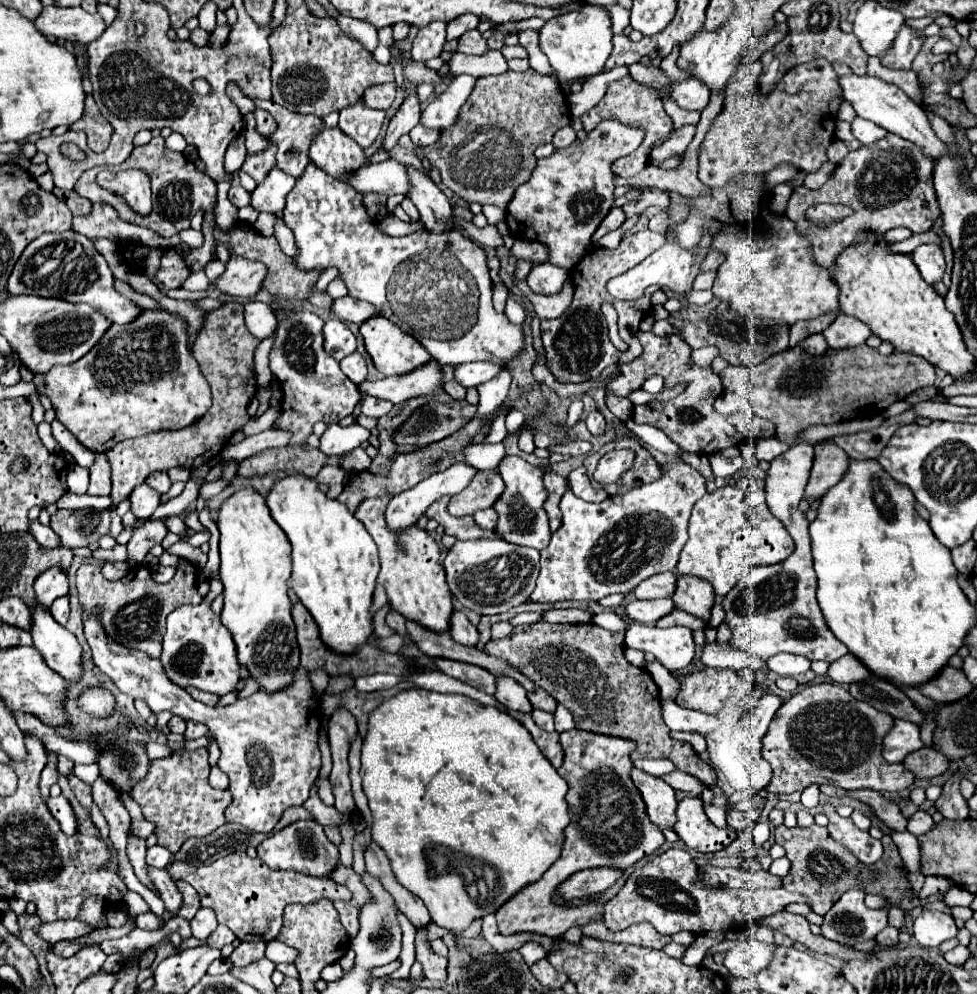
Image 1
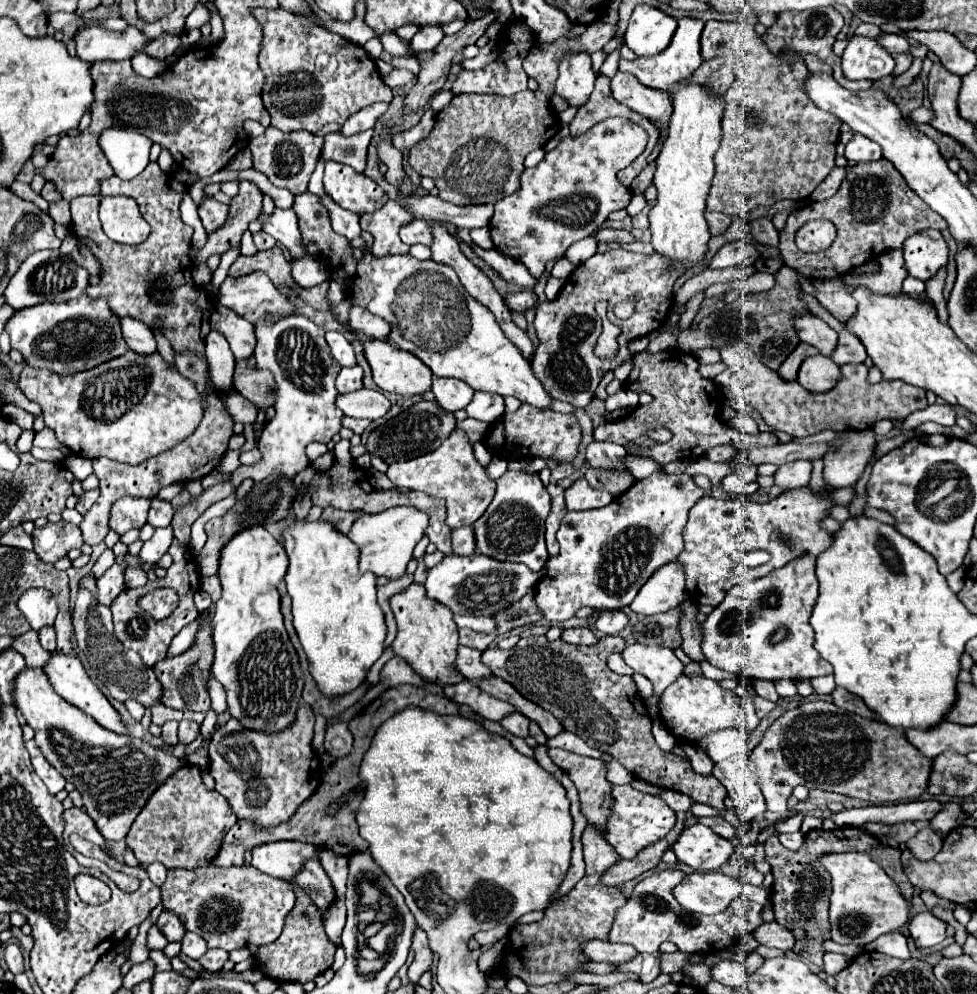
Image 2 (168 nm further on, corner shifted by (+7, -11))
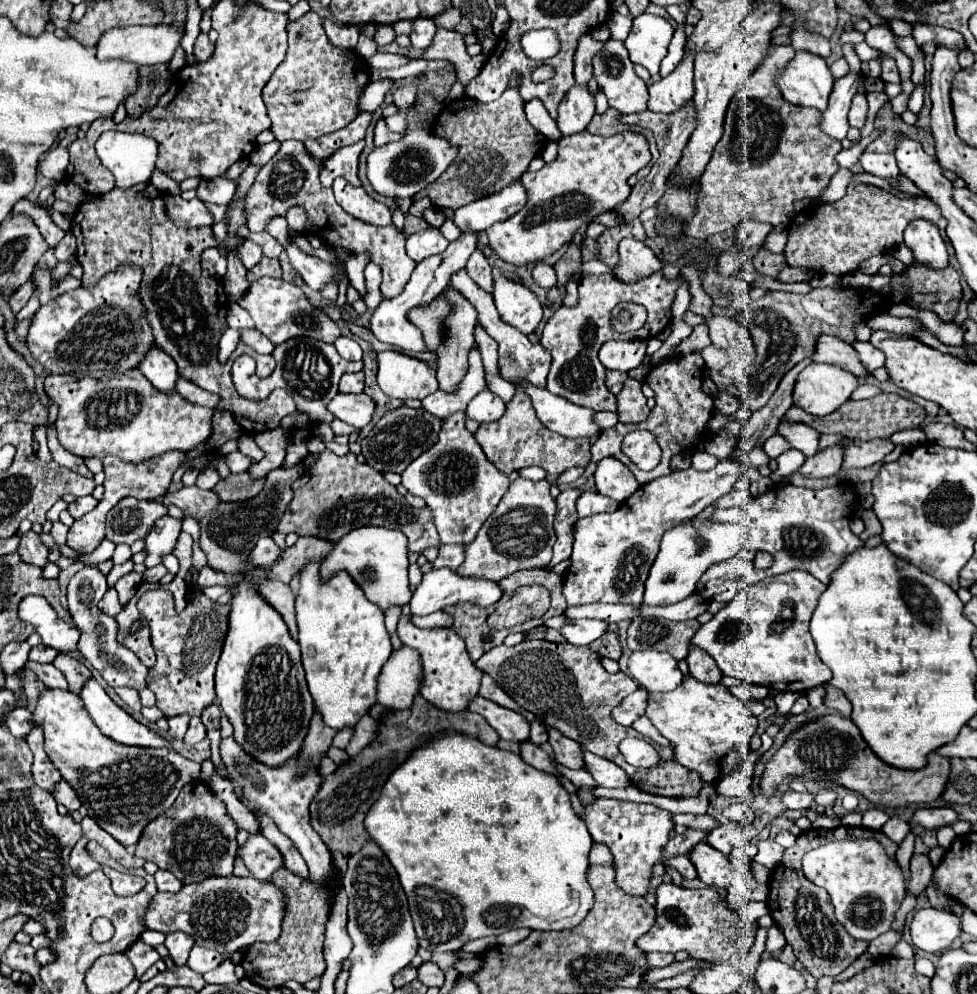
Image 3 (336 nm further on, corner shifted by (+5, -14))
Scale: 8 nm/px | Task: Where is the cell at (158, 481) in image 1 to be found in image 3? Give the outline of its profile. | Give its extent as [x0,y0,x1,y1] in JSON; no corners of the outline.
[144,515,182,567]

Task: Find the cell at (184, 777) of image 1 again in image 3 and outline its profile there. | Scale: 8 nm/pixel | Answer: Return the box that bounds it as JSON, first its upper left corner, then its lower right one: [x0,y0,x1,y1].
[136,781,238,885]

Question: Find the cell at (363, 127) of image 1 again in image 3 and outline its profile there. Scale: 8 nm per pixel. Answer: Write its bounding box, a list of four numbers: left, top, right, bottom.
[320,141,364,187]

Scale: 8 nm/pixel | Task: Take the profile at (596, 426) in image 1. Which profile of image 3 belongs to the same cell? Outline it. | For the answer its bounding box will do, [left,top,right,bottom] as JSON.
[594,457,638,503]

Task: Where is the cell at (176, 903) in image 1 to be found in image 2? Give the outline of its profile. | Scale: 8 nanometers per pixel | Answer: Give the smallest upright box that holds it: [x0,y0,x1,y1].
[156,912,186,942]

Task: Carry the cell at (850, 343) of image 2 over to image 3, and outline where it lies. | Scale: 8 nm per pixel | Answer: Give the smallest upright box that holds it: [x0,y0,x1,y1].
[852,341,886,371]

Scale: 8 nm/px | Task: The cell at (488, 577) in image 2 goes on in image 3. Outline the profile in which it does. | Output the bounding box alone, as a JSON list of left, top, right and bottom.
[410,569,502,615]

